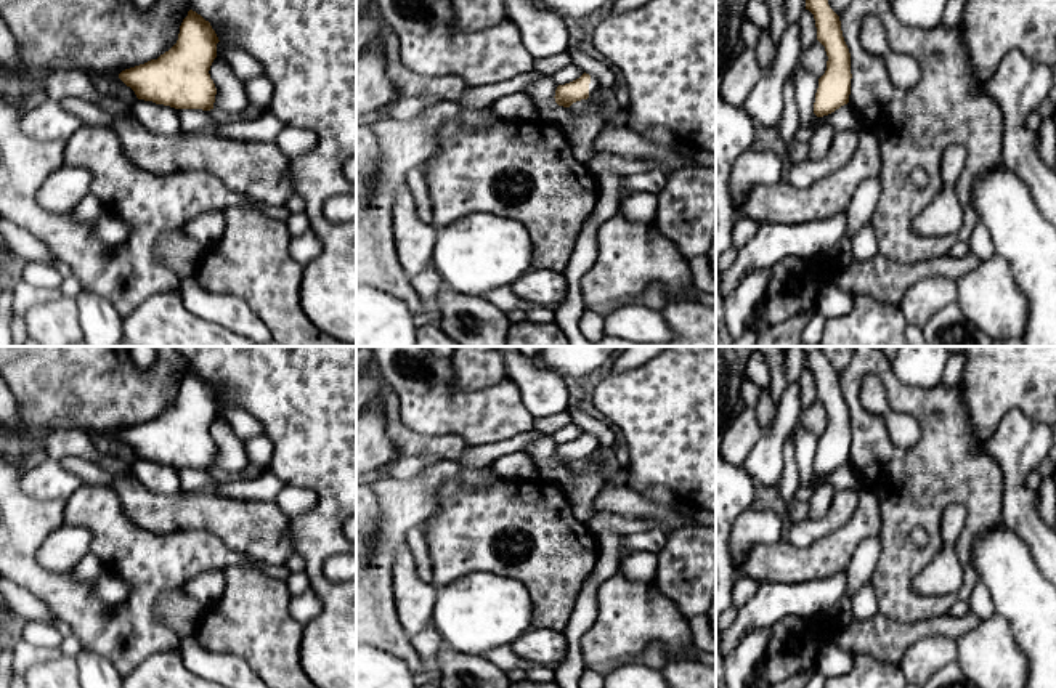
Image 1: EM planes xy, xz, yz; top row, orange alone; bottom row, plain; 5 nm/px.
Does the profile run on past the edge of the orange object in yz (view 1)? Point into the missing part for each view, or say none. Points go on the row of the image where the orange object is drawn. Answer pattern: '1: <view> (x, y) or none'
1: none

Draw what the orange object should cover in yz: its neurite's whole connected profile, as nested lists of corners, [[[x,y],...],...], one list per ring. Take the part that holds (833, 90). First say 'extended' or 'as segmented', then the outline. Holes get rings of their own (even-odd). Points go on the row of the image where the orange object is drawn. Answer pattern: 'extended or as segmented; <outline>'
as segmented; [[[806,0],[806,10],[814,14],[817,40],[828,56],[814,103],[814,114],[823,117],[849,103],[851,53],[843,37],[839,16],[830,8],[828,0]]]

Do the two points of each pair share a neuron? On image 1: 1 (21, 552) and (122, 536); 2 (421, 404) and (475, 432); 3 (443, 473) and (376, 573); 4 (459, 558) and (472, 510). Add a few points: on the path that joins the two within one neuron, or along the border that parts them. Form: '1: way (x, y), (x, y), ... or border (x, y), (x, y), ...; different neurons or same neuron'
1: way (63, 594), (117, 624), (138, 584); same neuron
2: way (434, 404), (454, 411), (463, 419); same neuron
3: way (418, 497), (395, 520), (382, 547); same neuron
4: way (459, 547), (461, 541), (472, 530), (472, 522); same neuron

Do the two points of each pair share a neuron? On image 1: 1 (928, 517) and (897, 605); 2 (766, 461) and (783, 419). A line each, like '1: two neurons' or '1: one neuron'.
1: one neuron
2: one neuron

